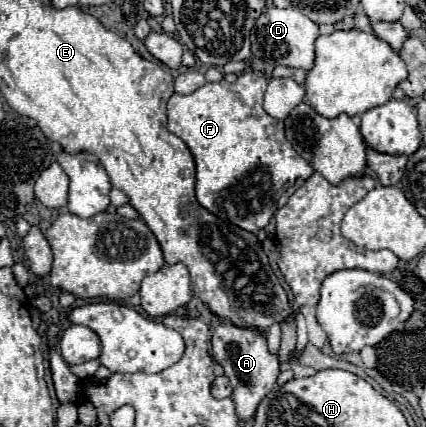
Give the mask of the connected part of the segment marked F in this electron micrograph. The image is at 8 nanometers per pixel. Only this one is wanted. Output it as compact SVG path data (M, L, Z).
M243 72L233 84L207 82L193 94L173 94L167 102L167 128L187 144L195 158L197 202L247 232L269 224L283 186L313 174L311 164L285 138L283 122L265 114L261 106L265 88L267 80L261 72Z

